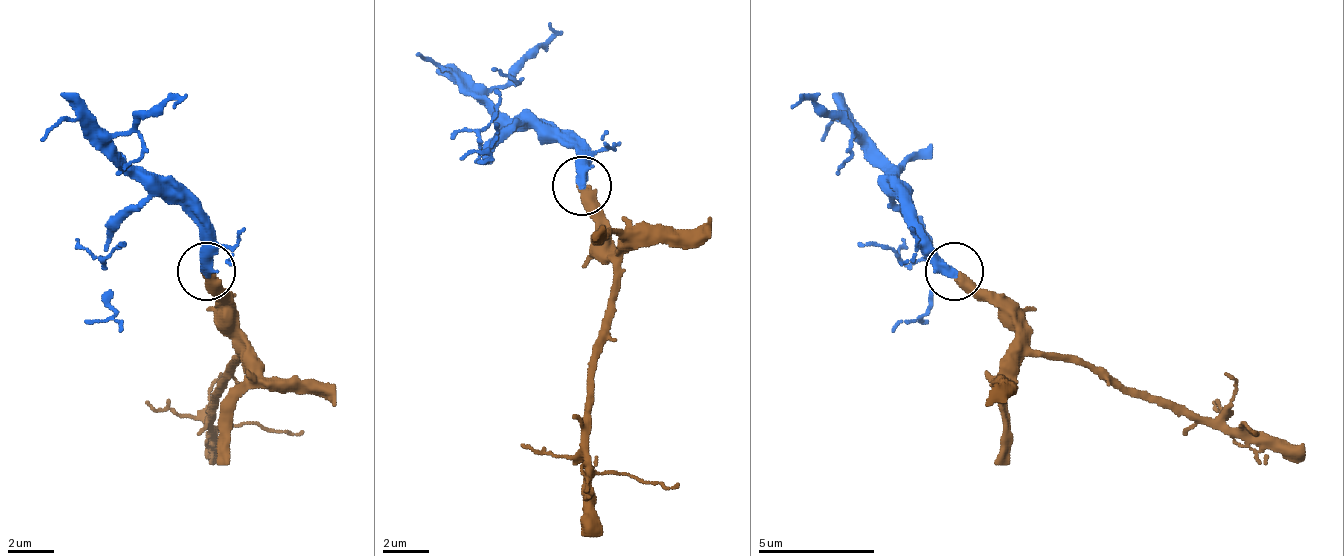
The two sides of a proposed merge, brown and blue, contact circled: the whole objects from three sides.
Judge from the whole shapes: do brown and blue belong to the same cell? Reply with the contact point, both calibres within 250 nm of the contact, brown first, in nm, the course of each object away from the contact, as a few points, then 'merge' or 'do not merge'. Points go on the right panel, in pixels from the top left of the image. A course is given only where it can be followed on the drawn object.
place (954, 271); calibres 440 and 420 nm; course brown (952, 270), (1034, 351), (1080, 357), (1127, 386), (1255, 433), (1249, 433); course blue (952, 270), (894, 194), (929, 241), (912, 270), (929, 287), (929, 311), (900, 322), (894, 334); merge

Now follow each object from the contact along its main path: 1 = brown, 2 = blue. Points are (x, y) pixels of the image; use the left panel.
1: (204, 270), (239, 351), (239, 357), (216, 386), (210, 421), (280, 433), (303, 433)
2: (204, 270), (204, 235), (152, 194), (106, 241), (111, 311), (123, 322), (117, 334)

